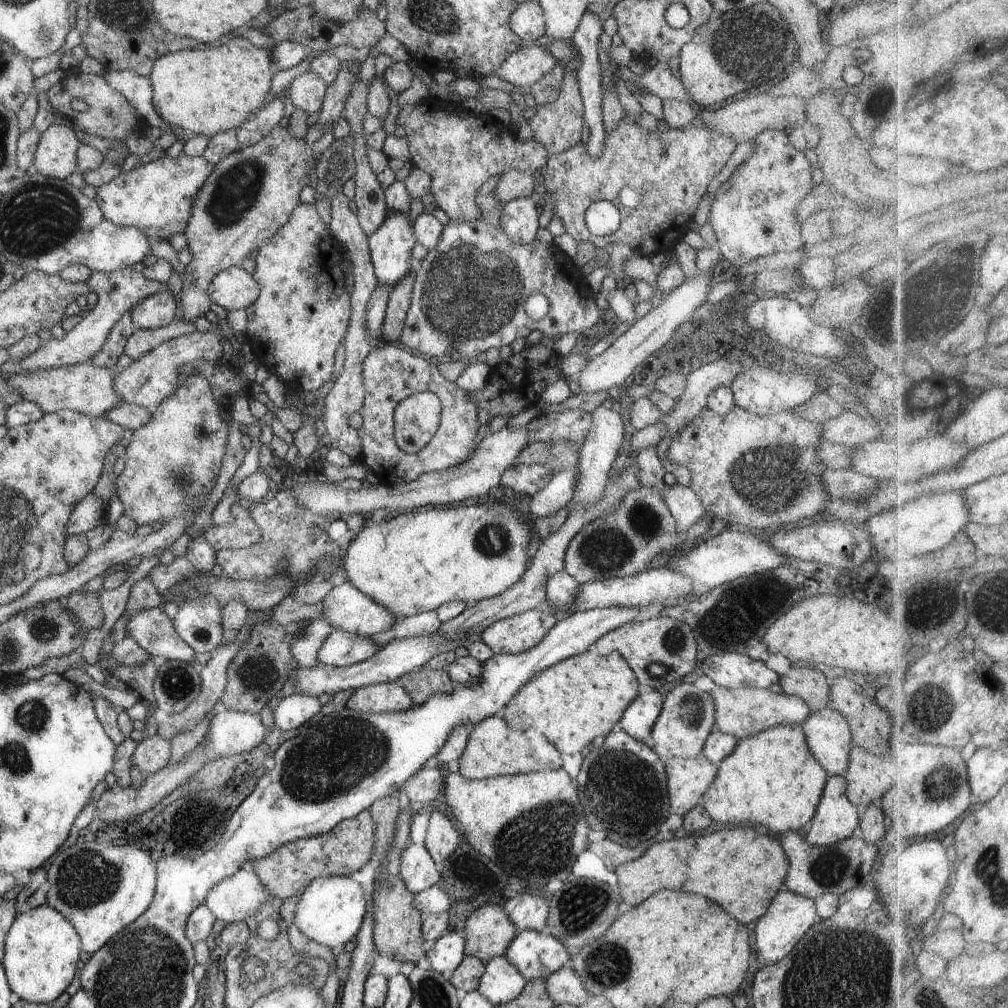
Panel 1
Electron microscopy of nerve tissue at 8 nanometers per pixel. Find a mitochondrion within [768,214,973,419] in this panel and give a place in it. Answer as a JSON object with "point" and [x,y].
{"point":[939,287]}

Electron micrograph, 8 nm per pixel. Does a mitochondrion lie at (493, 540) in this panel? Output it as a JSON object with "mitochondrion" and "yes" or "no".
{"mitochondrion":"yes"}

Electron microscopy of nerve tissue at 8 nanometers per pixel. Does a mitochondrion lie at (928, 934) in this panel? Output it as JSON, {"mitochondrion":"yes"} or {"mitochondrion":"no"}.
{"mitochondrion":"no"}

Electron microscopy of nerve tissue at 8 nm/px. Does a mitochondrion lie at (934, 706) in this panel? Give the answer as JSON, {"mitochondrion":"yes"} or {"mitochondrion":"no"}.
{"mitochondrion":"yes"}

